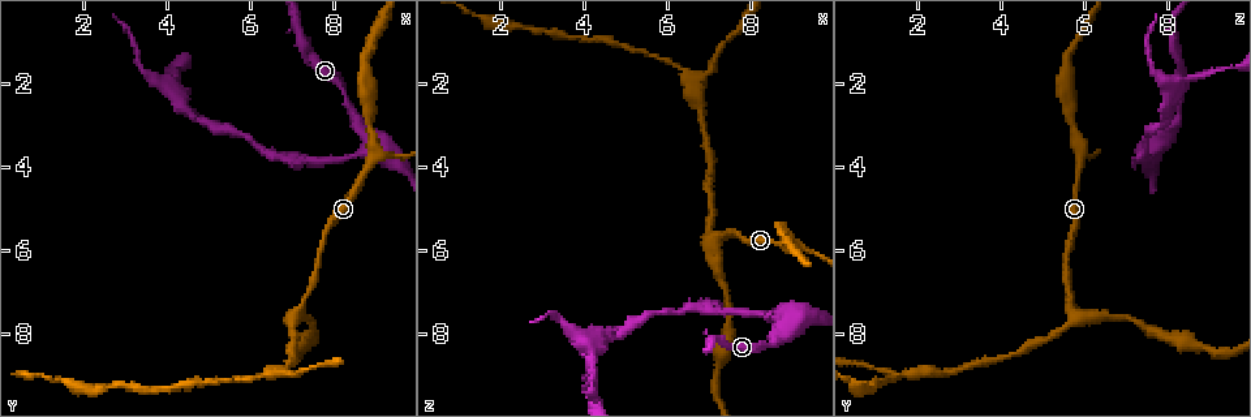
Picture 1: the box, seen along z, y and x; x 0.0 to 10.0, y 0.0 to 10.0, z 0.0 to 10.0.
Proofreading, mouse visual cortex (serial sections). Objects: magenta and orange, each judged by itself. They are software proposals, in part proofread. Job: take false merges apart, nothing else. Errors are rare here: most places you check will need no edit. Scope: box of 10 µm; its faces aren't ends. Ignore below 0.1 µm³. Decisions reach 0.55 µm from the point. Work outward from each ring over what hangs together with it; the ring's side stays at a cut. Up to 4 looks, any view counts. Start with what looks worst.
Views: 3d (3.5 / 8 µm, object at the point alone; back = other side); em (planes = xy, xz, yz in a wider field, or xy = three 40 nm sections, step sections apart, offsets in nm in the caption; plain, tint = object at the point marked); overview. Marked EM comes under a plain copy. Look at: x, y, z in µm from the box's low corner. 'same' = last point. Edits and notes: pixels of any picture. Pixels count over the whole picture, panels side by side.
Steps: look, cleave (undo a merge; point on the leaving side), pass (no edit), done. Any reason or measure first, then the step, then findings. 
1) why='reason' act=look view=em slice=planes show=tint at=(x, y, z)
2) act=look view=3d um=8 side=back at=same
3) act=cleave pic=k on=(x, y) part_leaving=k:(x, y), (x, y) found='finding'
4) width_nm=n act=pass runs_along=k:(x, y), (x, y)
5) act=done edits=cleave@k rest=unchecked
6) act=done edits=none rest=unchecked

why='branch point' act=look view=3d um=3.5 at=(7.05, 7.65, 5.80)

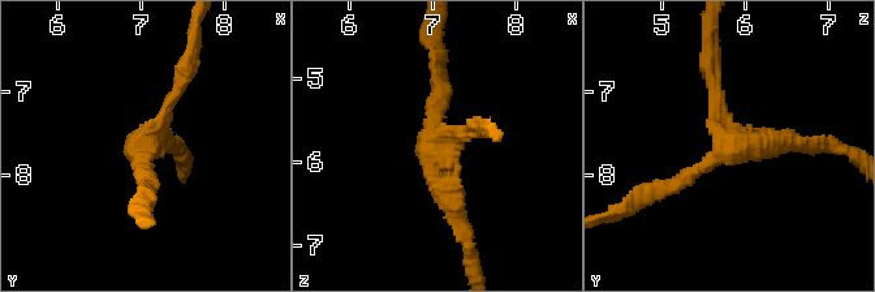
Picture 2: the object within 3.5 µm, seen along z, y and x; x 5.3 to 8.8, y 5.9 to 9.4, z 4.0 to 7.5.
arms=3 arm_widths_nm=150,200,250 act=look view=em slice=xy step=5 show=tint at=(7.05, 7.60, 5.75)

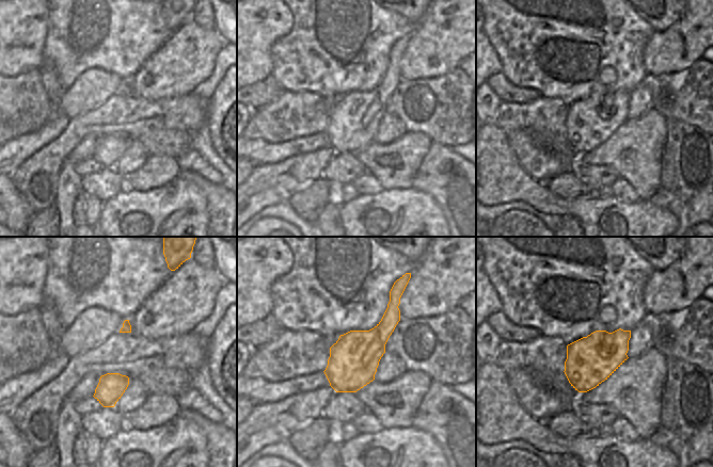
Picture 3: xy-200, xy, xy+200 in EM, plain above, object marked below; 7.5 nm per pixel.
width_nm=380 act=pass runs_along=2:(714, 74), (727, 146), (664, 190) found='all the same cell'

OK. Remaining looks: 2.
why='a fork' act=look view=em slice=xy step=5 show=tint at=(6.60, 8.90, 1.85)

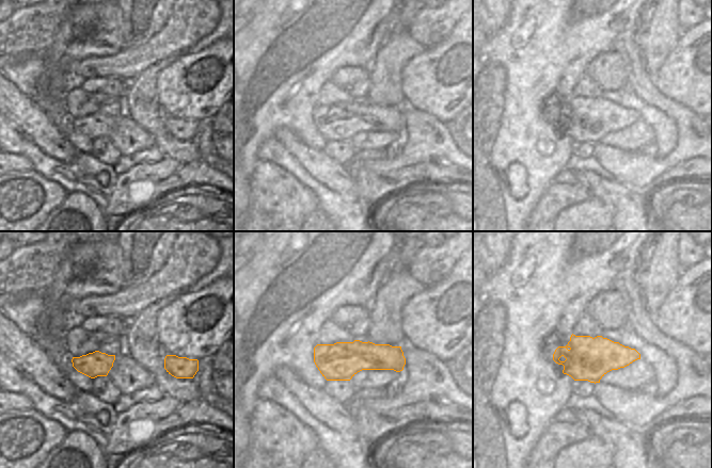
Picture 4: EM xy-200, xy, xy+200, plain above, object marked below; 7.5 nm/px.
act=look view=3d um=3.5 at=same

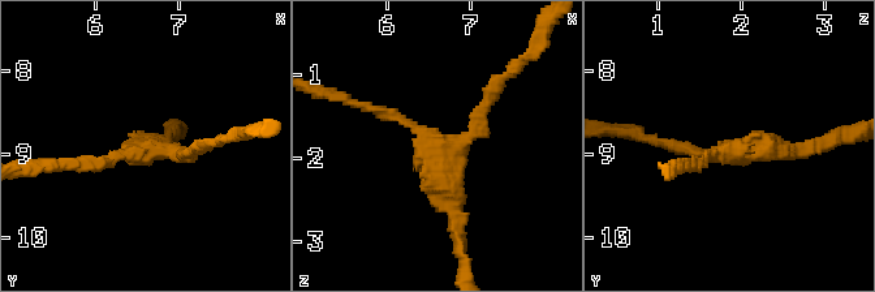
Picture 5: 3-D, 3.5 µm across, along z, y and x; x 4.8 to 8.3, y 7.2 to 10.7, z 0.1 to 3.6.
arms=3 act=pass runs_along=5:(457, 227), (429, 140), (369, 106) found='one cell here'

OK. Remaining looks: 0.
act=done edits=none rest=unchecked

